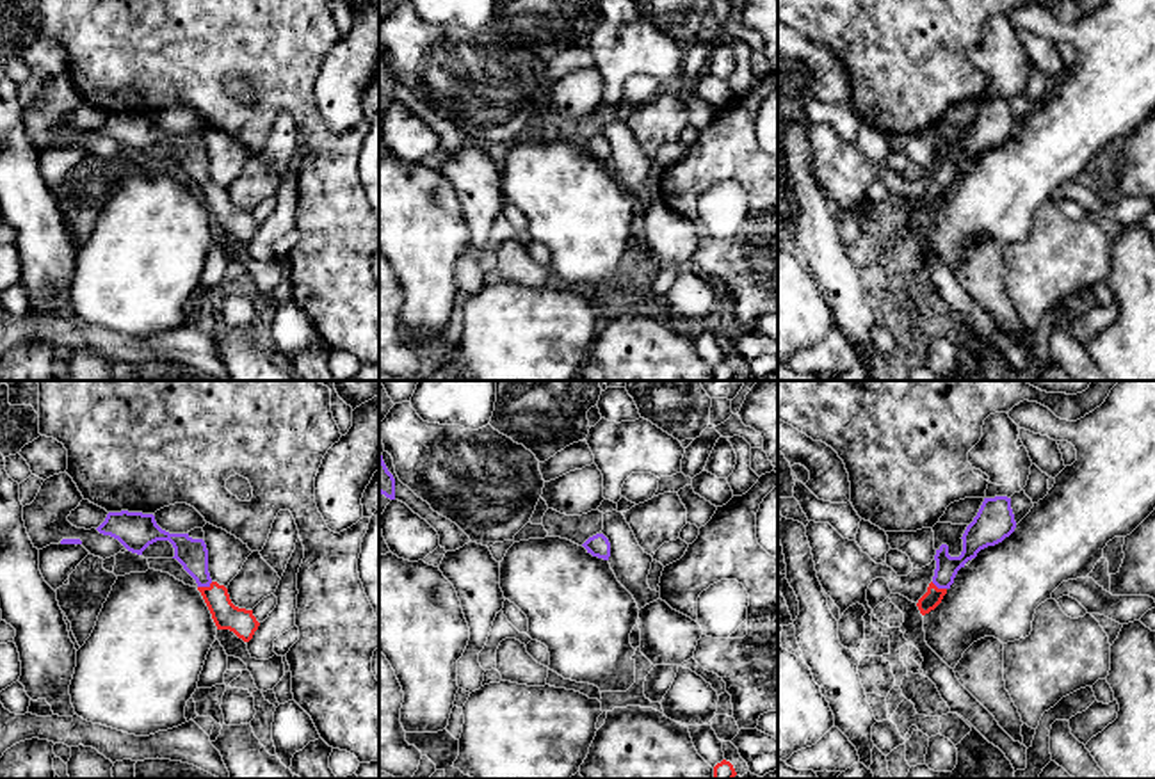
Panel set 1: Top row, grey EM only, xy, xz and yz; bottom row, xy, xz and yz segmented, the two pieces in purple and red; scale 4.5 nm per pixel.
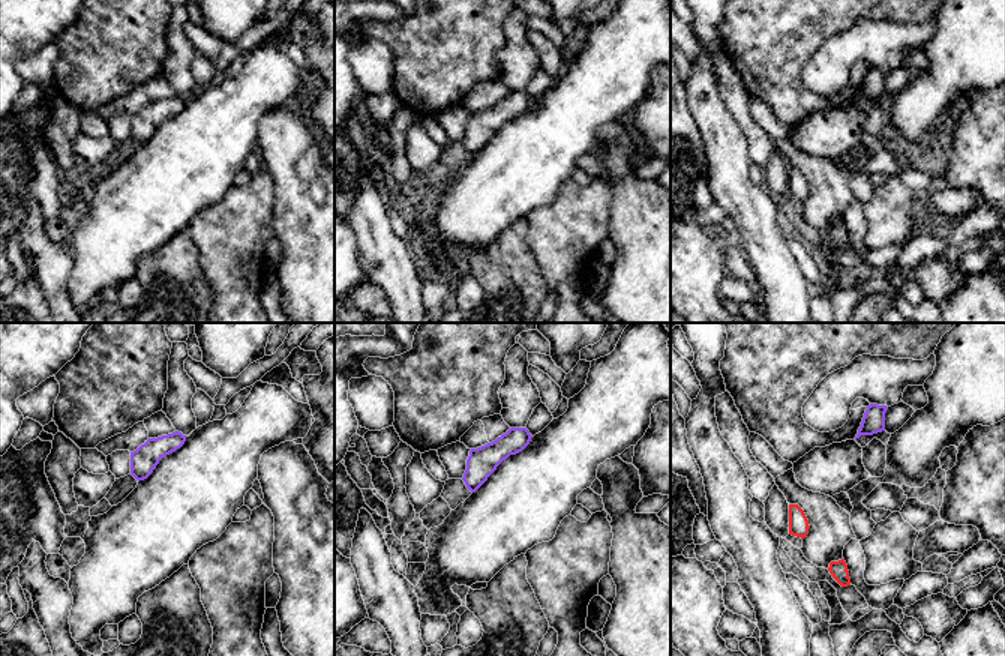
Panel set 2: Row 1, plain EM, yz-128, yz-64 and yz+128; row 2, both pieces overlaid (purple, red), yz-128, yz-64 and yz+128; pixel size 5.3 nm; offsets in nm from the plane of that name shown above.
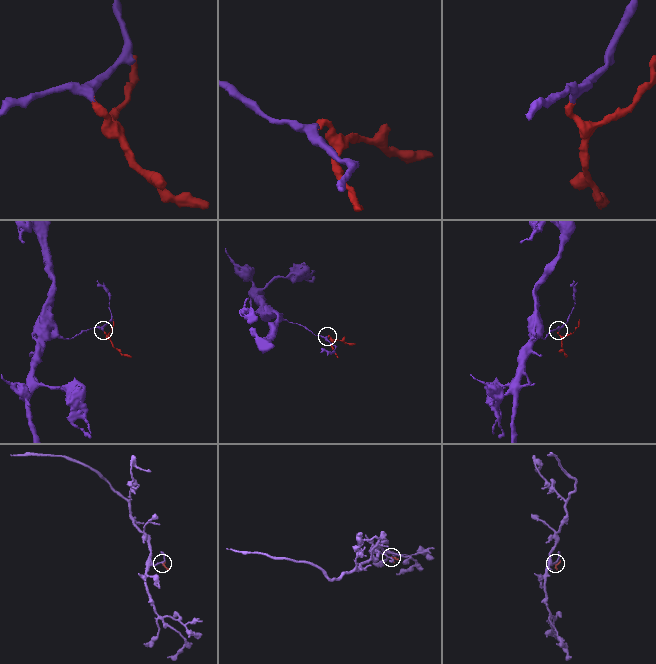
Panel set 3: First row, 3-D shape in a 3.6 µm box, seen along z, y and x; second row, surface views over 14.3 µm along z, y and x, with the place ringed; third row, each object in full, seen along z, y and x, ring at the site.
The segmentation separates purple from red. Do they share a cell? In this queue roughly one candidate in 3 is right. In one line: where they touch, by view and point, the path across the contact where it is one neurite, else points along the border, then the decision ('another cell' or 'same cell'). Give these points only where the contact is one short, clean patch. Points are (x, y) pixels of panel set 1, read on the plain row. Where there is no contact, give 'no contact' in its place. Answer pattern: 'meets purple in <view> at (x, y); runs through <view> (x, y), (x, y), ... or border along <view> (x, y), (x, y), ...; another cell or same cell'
meets purple in xy at (205, 187); runs through xy (193, 155), (205, 187), (226, 217); same cell

